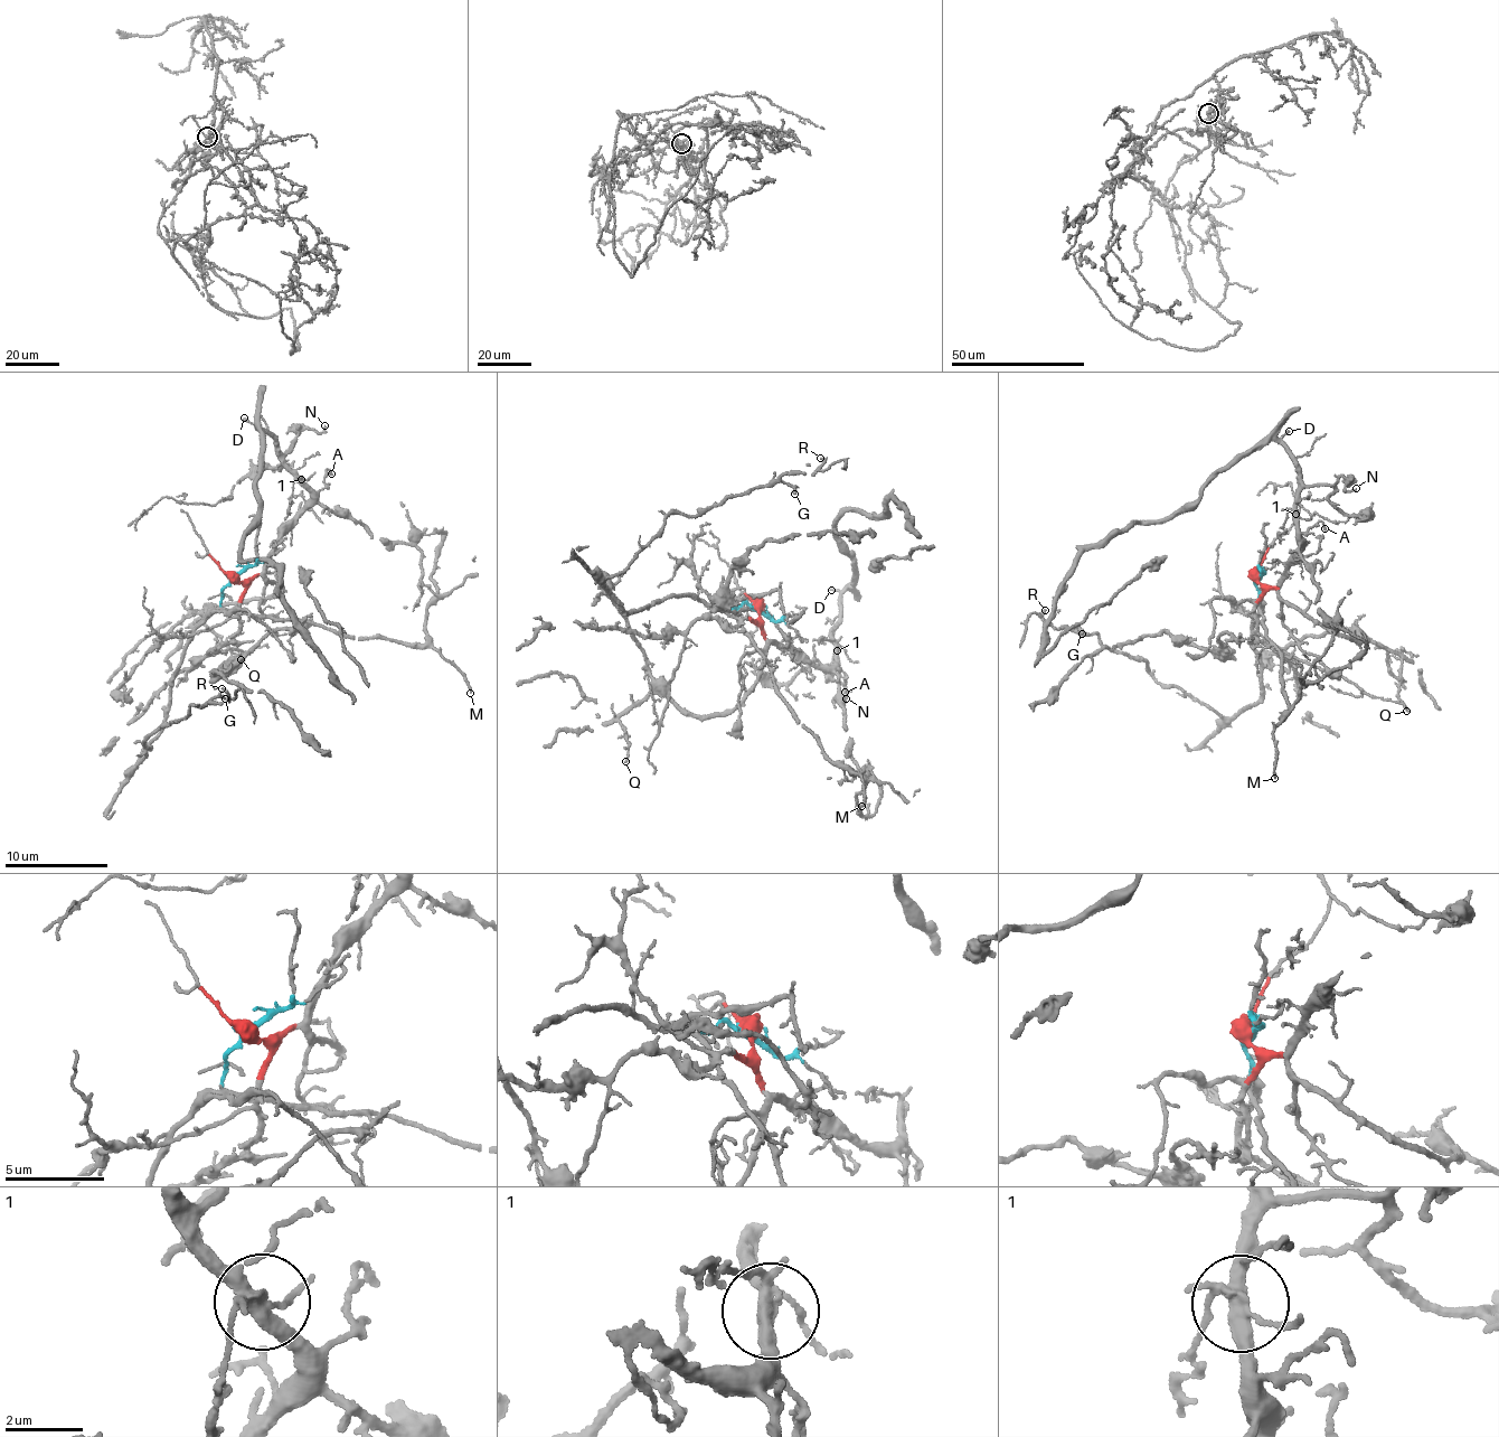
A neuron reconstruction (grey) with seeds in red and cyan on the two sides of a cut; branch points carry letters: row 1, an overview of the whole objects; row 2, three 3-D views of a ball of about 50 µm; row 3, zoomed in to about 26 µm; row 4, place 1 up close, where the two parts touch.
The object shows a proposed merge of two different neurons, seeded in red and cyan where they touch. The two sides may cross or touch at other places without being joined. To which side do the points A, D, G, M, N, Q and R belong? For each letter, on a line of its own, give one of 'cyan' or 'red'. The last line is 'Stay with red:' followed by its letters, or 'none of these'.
A: red
D: red
G: cyan
M: cyan
N: red
Q: red
R: cyan
Stay with red: A, D, N, Q

